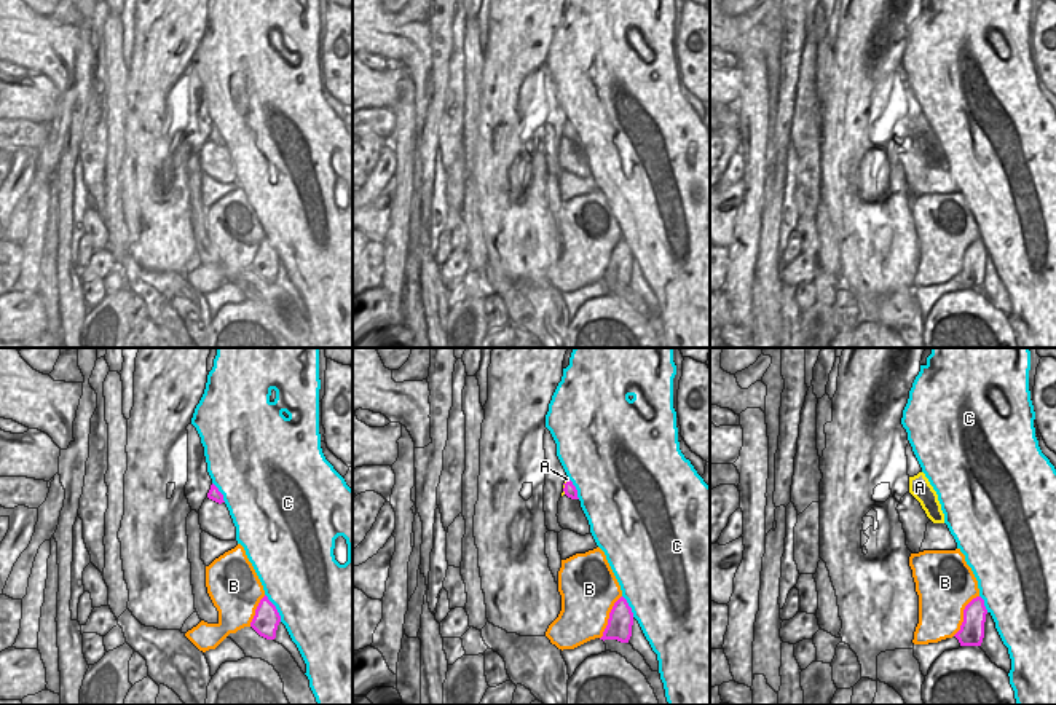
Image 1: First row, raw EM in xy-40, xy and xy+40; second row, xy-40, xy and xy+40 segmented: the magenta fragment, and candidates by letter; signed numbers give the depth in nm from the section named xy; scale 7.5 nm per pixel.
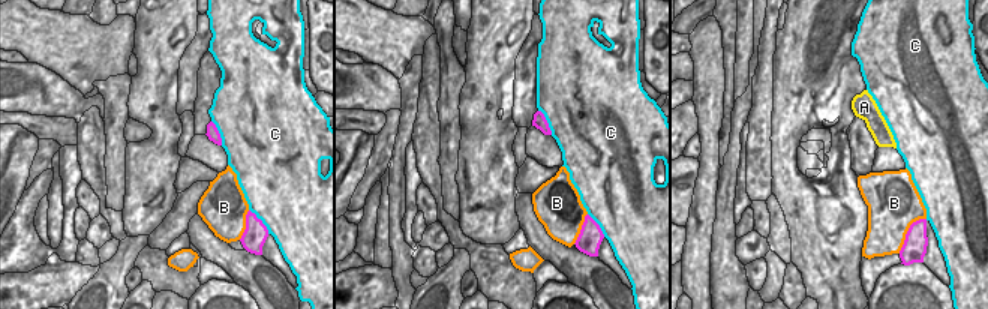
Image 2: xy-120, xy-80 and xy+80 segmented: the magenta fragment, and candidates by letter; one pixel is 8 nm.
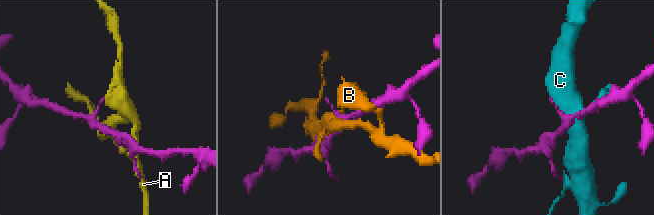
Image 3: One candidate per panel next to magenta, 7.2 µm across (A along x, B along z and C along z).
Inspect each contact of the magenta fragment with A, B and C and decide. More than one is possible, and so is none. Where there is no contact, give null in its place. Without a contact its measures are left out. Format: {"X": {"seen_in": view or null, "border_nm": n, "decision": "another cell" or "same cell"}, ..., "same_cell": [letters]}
{"A": {"seen_in": "xy", "border_nm": 110, "decision": "another cell"}, "B": {"seen_in": "xy+40", "border_nm": 360, "decision": "another cell"}, "C": {"seen_in": "xy-40", "border_nm": 240, "decision": "another cell"}, "same_cell": []}

